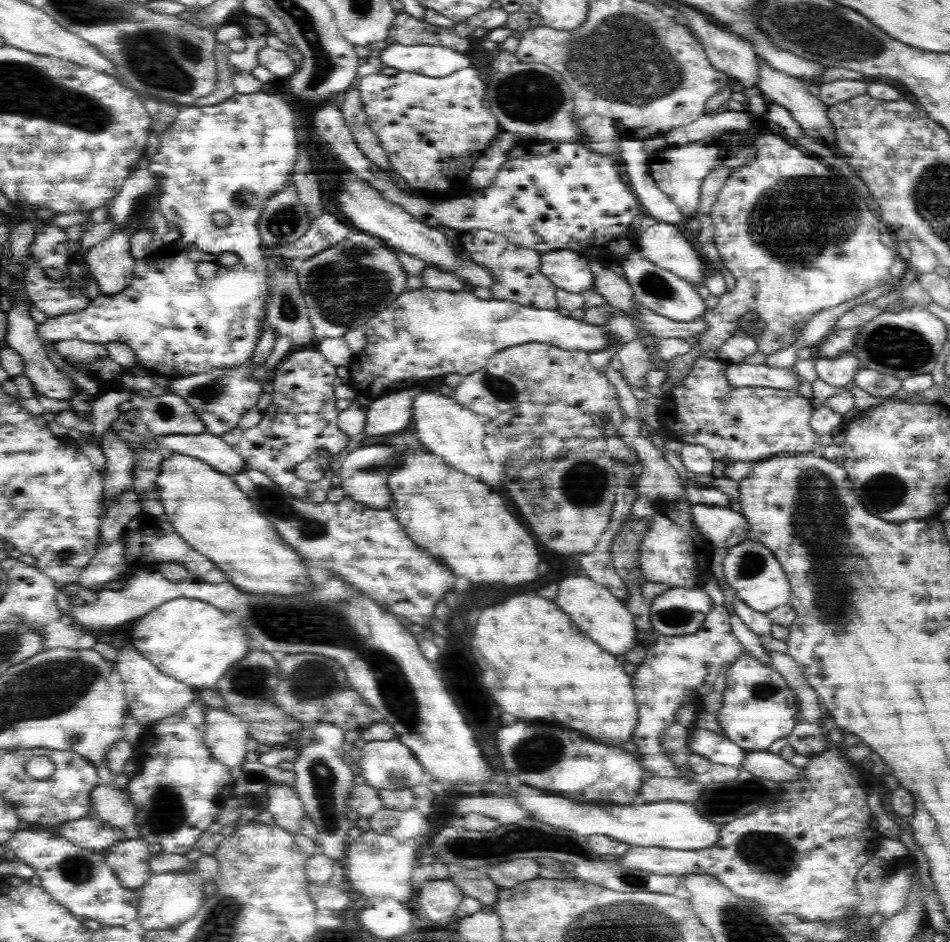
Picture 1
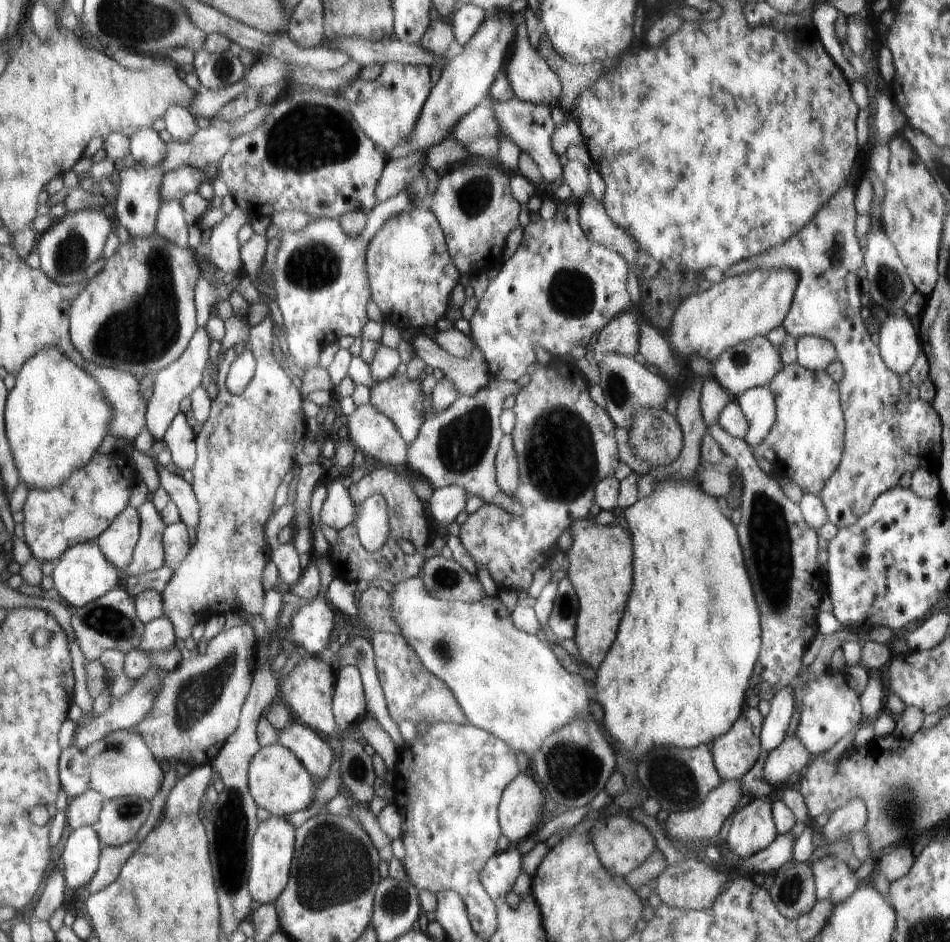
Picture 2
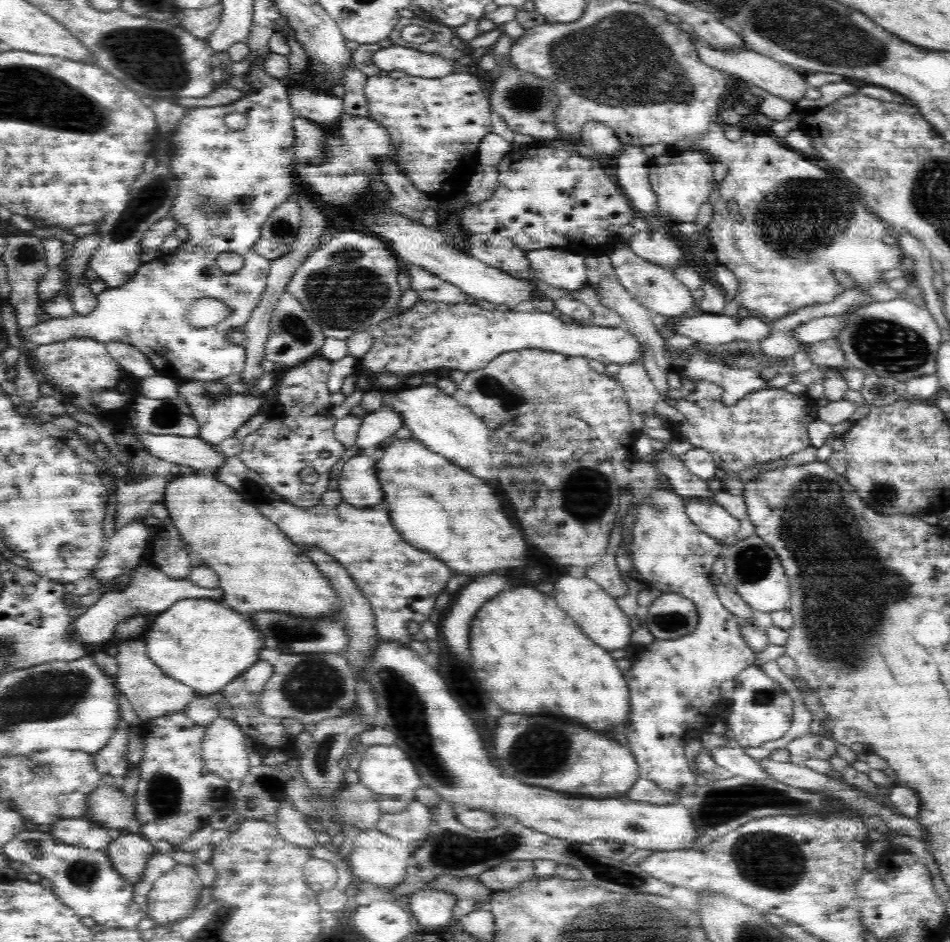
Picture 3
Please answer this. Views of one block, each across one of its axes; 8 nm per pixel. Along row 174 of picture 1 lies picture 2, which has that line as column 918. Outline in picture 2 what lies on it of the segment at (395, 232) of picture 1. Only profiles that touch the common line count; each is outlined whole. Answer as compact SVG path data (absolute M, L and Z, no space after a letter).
M890 313L879 336L881 356L889 368L899 375L910 372L918 360L920 344L908 318L902 318L901 313Z

